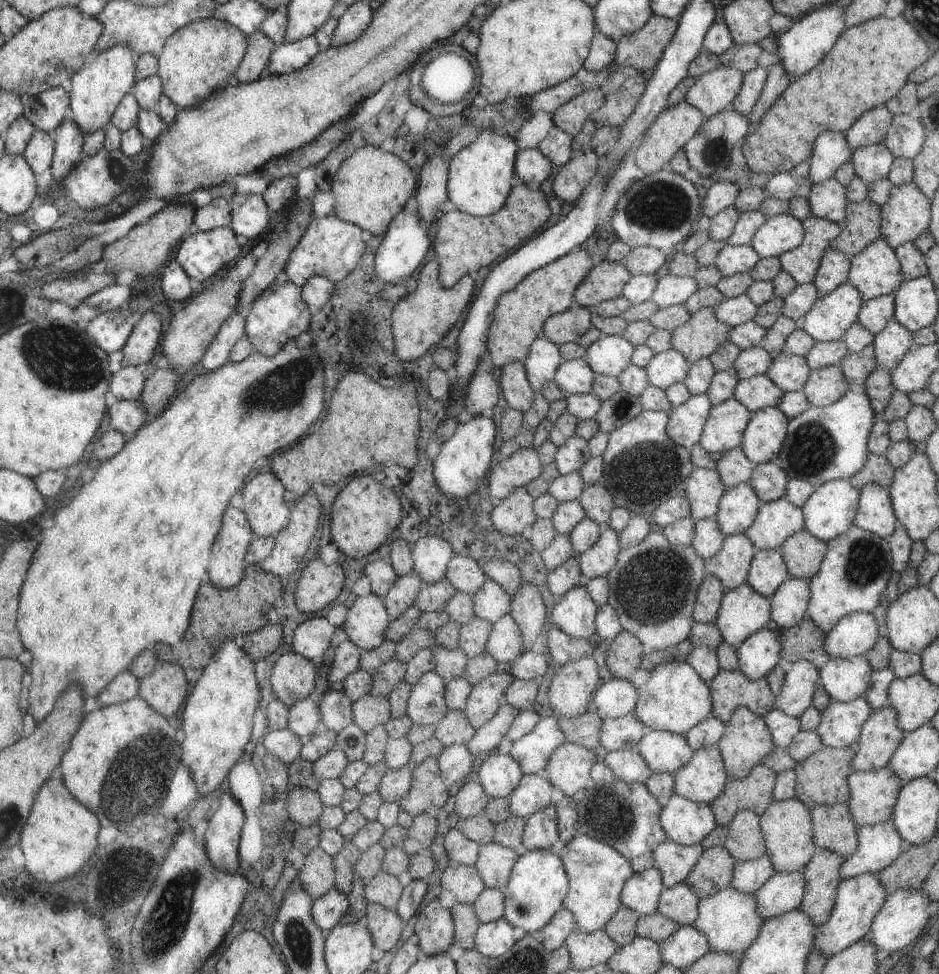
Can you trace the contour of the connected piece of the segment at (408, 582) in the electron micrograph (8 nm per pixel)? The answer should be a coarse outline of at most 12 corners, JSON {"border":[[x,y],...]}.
{"border":[[415,572],[397,577],[382,603],[389,620],[412,605],[423,582]]}

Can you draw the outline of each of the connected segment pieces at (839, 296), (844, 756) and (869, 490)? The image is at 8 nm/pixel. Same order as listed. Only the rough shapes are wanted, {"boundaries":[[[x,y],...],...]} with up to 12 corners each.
{"boundaries":[[[847,283],[818,298],[799,328],[815,341],[839,340],[863,302]],[[822,745],[796,763],[794,798],[845,803],[852,746]],[[888,487],[860,488],[853,525],[881,538],[898,527]]]}

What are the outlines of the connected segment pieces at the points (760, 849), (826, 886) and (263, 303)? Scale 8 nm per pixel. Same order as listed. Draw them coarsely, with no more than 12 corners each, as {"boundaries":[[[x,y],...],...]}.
{"boundaries":[[[739,810],[721,846],[734,862],[759,858],[765,842],[760,815]],[[817,849],[802,868],[799,910],[815,927],[827,920],[843,858]],[[273,281],[251,302],[227,360],[277,354],[309,330],[301,288]]]}

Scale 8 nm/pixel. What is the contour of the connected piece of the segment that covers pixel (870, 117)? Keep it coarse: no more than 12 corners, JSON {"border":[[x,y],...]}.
{"border":[[864,112],[843,136],[851,151],[885,138],[892,114]]}

